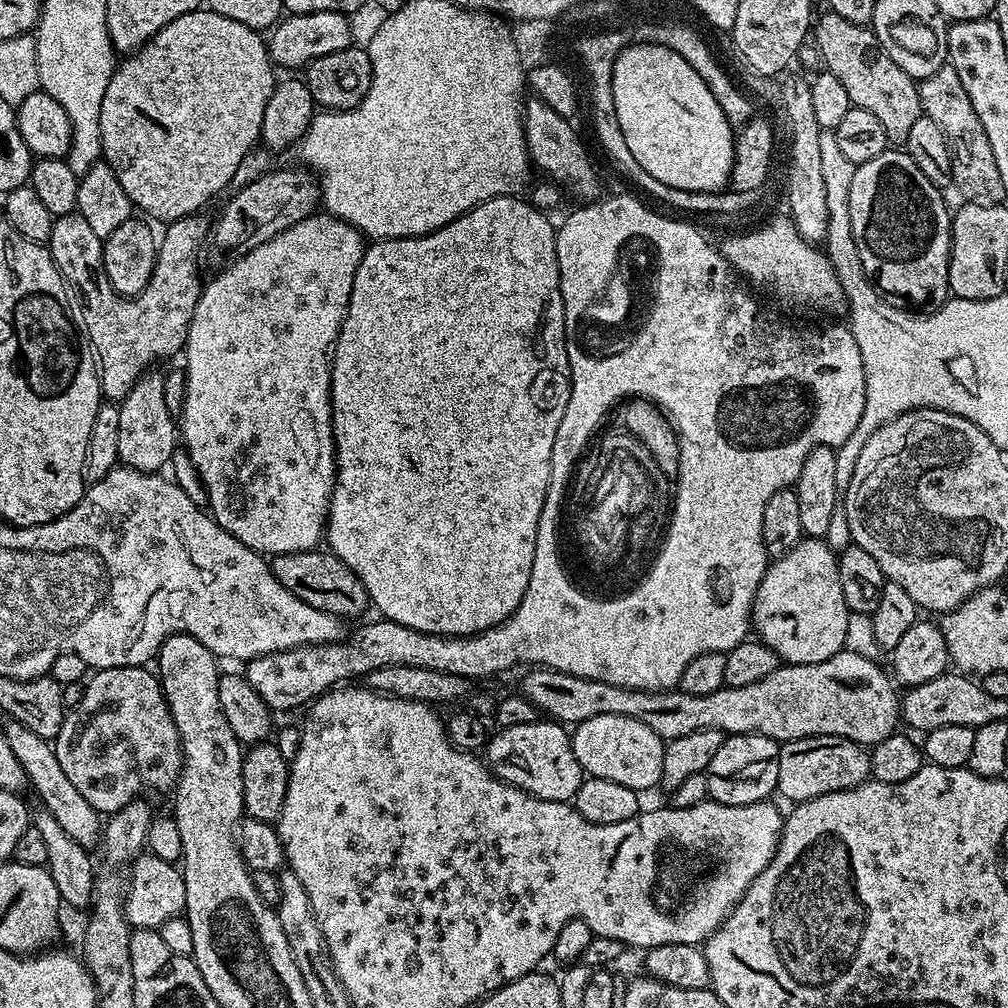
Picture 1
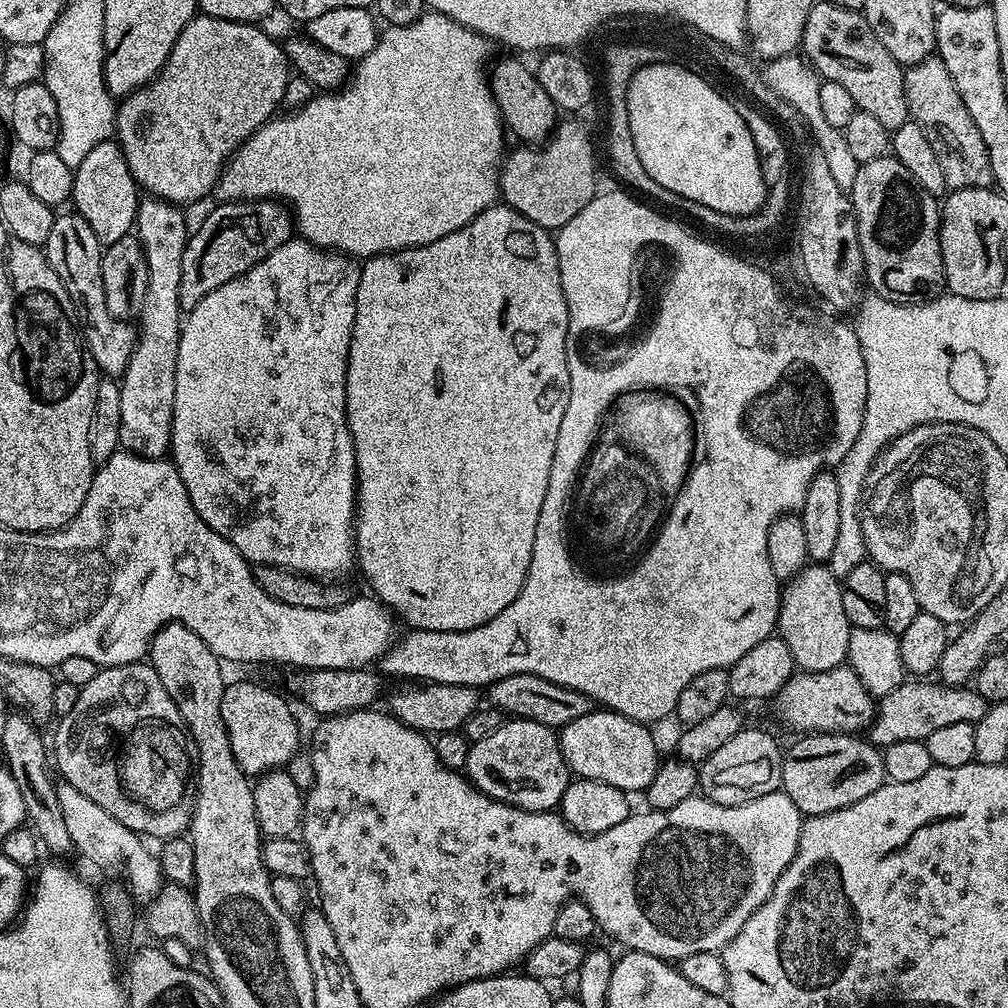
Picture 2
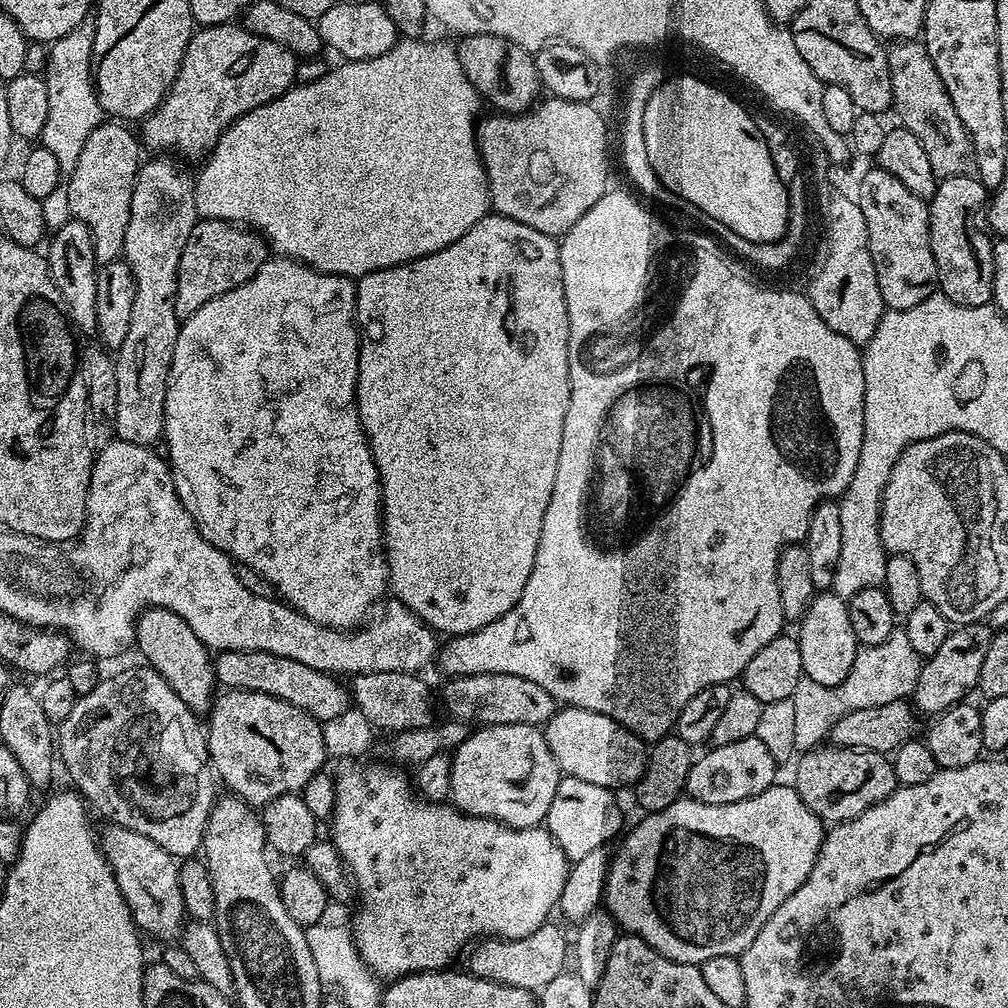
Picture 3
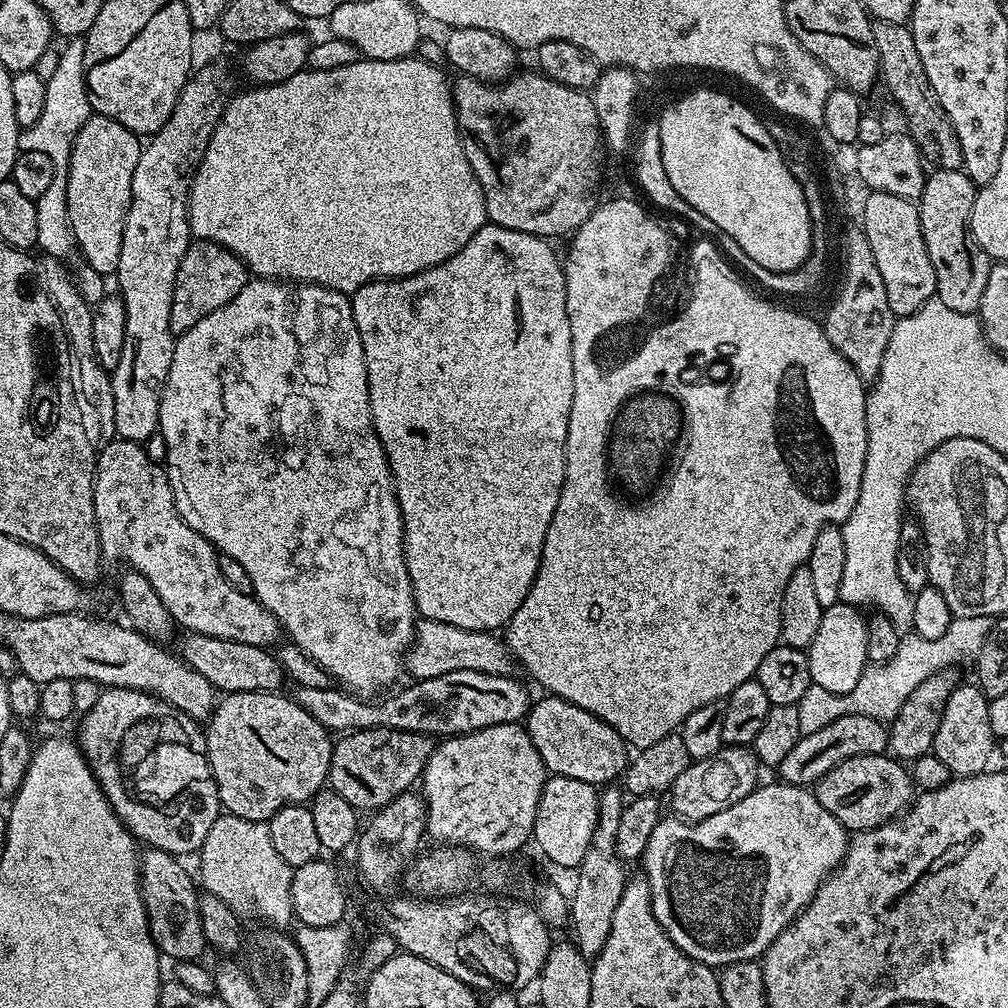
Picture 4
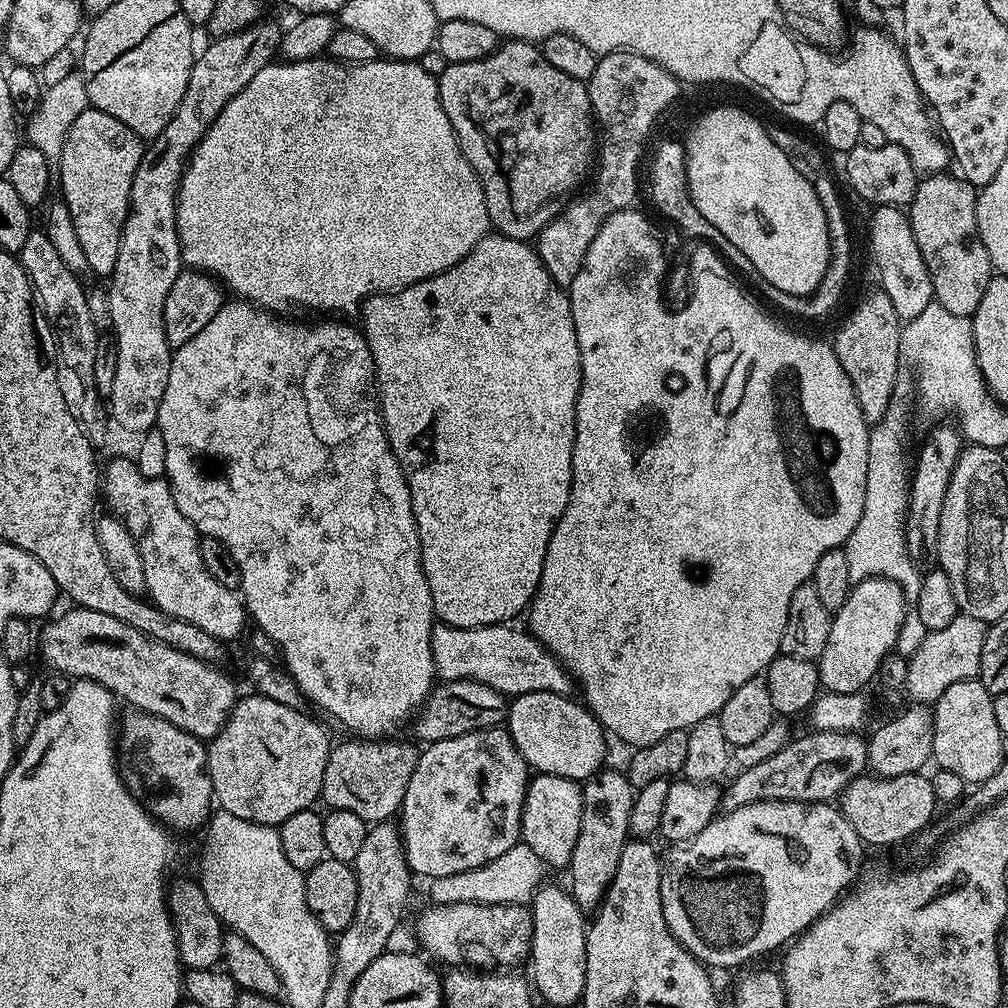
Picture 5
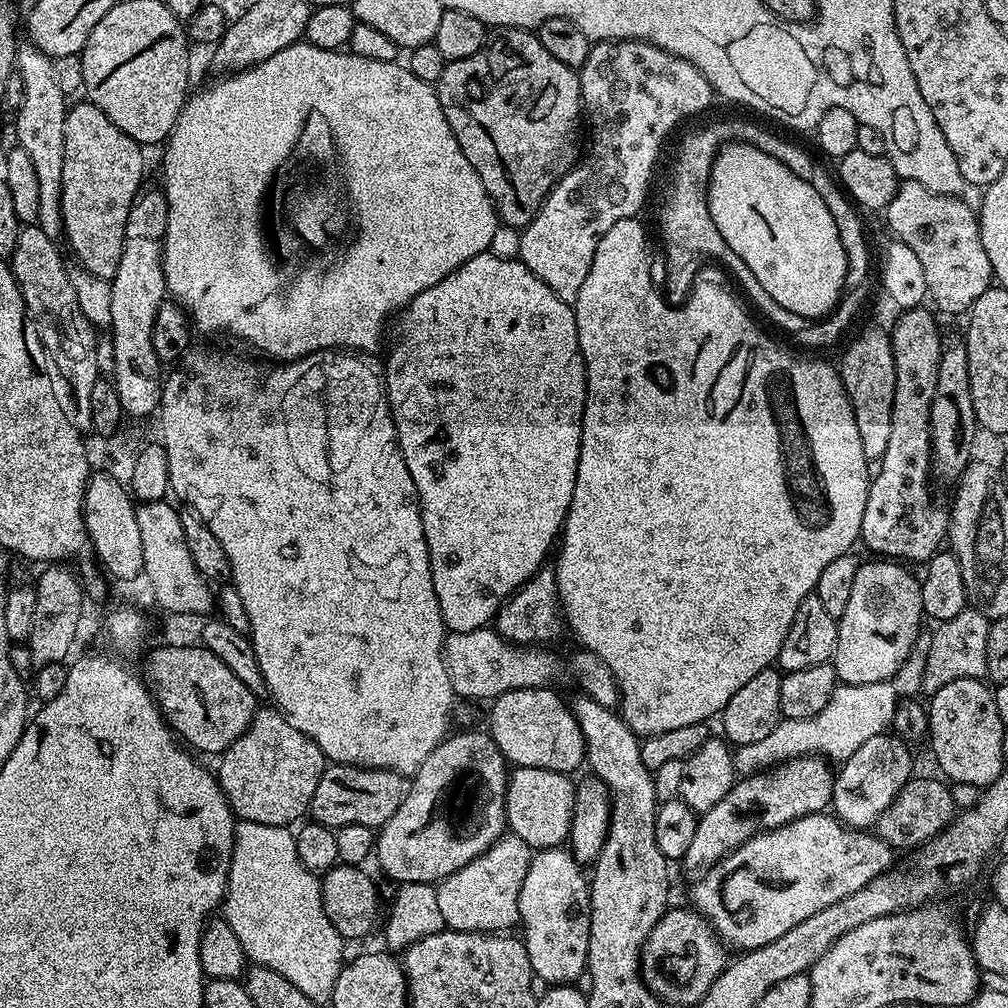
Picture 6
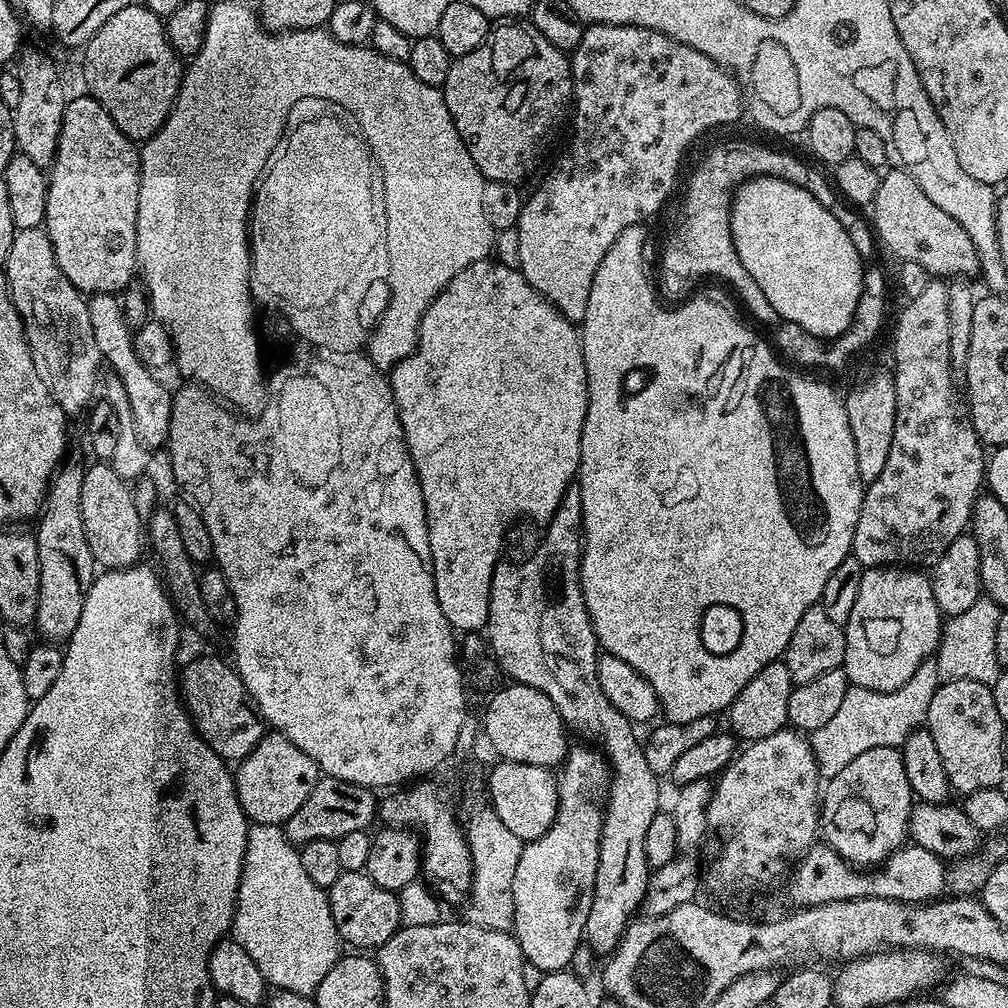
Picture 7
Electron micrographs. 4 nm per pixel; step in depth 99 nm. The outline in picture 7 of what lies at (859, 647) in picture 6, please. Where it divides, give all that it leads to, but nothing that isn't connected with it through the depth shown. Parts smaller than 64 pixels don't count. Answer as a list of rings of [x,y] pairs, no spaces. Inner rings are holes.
[[[908,566],[865,568],[862,583],[858,585],[854,610],[850,610],[848,623],[843,625],[846,654],[842,667],[848,675],[849,685],[879,692],[896,692],[898,686],[910,682],[910,674],[914,674],[914,670],[918,670],[918,666],[935,653],[940,645],[942,613],[938,602],[934,602],[931,579],[920,572],[923,571]]]

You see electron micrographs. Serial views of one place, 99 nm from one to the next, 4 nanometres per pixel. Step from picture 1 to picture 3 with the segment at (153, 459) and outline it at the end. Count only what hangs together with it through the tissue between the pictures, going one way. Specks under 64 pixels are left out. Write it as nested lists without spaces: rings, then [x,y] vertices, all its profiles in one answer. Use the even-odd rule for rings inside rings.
[[[160,158],[164,160],[148,160],[145,159],[140,165],[140,171],[136,173],[136,181],[134,182],[134,194],[130,198],[130,222],[126,226],[126,242],[124,243],[124,251],[122,258],[130,266],[130,270],[134,274],[134,282],[136,289],[134,290],[134,311],[130,314],[130,331],[126,334],[126,342],[122,342],[122,346],[115,353],[116,377],[118,378],[118,410],[116,411],[116,436],[126,442],[134,442],[135,444],[155,445],[157,441],[164,435],[164,403],[166,402],[166,394],[168,393],[168,375],[170,374],[170,366],[174,358],[174,342],[178,342],[178,334],[180,333],[181,320],[176,317],[174,310],[174,294],[176,293],[176,283],[178,282],[178,258],[182,258],[182,246],[186,246],[186,238],[190,238],[190,230],[194,230],[196,221],[196,182],[193,173],[187,172],[183,168],[185,165],[176,158]]]

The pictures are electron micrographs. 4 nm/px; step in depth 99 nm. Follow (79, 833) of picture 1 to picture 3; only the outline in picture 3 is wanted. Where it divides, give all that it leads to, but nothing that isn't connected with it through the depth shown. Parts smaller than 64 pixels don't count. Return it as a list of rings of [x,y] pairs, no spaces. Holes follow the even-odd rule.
[[[109,823],[108,829],[99,833],[100,850],[116,876],[118,890],[126,898],[126,906],[137,929],[145,937],[153,936],[164,942],[179,941],[186,923],[182,902],[182,886],[178,886],[177,861],[158,842],[150,842],[146,834],[126,830],[120,824]]]

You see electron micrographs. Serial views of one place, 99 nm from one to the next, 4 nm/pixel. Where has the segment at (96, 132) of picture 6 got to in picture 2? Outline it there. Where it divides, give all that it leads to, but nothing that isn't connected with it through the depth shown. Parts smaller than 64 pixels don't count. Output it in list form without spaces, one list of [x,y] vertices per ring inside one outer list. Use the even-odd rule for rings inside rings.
[[[115,139],[98,142],[82,166],[73,171],[71,203],[102,246],[118,242],[118,238],[133,231],[141,199],[136,179],[130,174],[130,166]]]

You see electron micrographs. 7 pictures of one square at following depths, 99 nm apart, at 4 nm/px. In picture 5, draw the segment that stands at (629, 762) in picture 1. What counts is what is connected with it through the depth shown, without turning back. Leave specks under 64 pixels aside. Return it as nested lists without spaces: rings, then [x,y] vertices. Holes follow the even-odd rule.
[[[535,692],[515,697],[508,706],[506,730],[533,773],[554,774],[583,782],[605,767],[604,755],[608,752],[608,744],[604,741],[606,739],[604,728],[587,707],[572,696],[563,696],[553,692]]]

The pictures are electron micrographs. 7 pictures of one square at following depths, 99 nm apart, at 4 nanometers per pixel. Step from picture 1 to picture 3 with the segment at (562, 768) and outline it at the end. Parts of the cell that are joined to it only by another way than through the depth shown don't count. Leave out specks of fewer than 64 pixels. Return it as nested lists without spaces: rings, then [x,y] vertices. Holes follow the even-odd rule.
[[[490,724],[469,731],[466,742],[462,742],[451,753],[452,790],[450,800],[467,816],[485,816],[499,820],[507,828],[539,828],[547,821],[550,802],[554,802],[554,790],[562,775],[550,746],[546,746],[543,731],[537,726],[521,724]]]

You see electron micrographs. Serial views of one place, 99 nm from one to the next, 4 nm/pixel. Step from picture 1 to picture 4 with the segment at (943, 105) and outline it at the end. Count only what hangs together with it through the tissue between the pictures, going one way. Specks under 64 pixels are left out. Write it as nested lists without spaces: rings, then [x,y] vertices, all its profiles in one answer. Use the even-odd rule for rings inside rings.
[[[881,20],[874,27],[874,42],[878,46],[882,82],[892,91],[893,98],[904,111],[904,116],[908,119],[906,131],[918,146],[920,155],[936,168],[960,168],[962,146],[958,146],[958,134],[954,134],[954,126],[946,110],[942,110],[942,102],[938,102],[938,94],[934,94],[930,78],[926,78],[922,58],[914,47],[911,27]]]

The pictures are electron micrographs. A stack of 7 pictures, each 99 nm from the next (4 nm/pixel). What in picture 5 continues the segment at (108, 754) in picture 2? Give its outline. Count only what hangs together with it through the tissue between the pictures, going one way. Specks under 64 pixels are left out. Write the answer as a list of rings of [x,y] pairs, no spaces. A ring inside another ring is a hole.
[[[149,712],[129,713],[118,728],[118,767],[125,788],[173,833],[203,829],[214,812],[205,741]]]

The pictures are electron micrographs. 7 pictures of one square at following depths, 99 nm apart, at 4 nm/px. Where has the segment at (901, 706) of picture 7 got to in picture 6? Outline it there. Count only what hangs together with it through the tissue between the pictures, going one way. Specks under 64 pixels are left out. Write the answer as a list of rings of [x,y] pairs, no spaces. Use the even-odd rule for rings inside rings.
[[[921,630],[916,636],[914,646],[902,662],[892,679],[875,686],[838,686],[834,694],[830,694],[830,702],[814,718],[781,718],[778,726],[761,738],[759,742],[739,745],[733,751],[734,766],[741,777],[778,766],[785,760],[795,756],[822,756],[829,762],[843,762],[858,750],[858,746],[870,742],[870,738],[883,736],[892,728],[895,710],[905,698],[912,698],[924,687],[926,674],[926,658],[930,654],[932,632]]]

